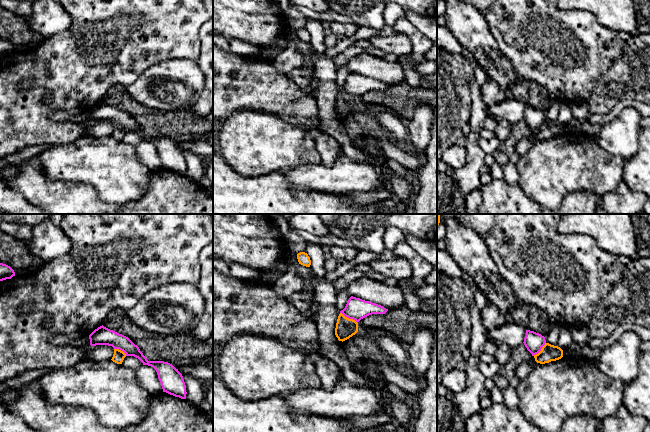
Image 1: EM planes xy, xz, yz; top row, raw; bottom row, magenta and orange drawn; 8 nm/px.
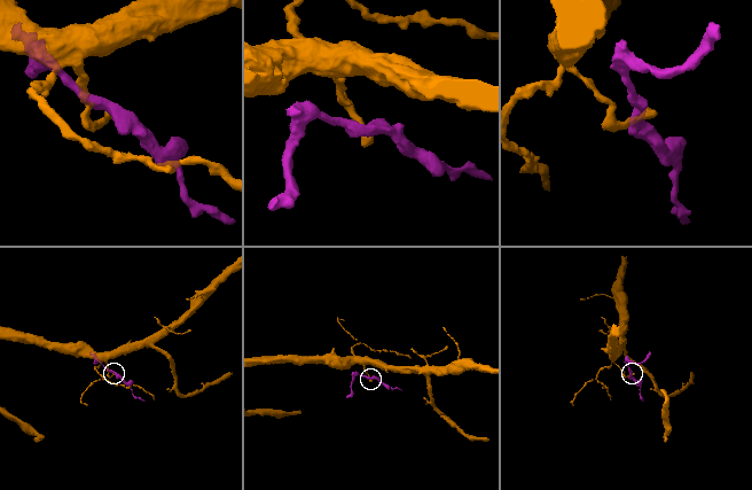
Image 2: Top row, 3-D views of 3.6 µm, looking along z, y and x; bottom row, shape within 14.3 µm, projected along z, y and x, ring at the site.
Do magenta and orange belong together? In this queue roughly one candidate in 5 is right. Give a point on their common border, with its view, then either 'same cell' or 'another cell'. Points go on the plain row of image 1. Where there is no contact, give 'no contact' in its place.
meets magenta in xz at (349, 94); another cell

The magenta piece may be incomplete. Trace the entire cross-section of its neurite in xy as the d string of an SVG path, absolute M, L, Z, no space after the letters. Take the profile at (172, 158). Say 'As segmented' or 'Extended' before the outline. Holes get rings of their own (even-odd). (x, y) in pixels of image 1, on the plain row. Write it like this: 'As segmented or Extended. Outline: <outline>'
As segmented. Outline: M103 101L95 105L90 111L90 121L108 121L114 125L123 127L126 132L134 132L138 134L143 141L153 143L158 151L163 168L175 173L186 175L186 161L182 150L172 140L164 137L148 137L128 113L110 106Z

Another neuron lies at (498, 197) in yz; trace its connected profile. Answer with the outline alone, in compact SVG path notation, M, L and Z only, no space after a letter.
M492 180L481 185L482 202L478 208L478 214L594 214L600 199L587 192L572 192L568 194L558 210L551 210L529 198L517 183L509 185L502 180Z

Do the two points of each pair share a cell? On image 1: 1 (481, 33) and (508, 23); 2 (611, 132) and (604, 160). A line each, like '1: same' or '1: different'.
1: different
2: different

